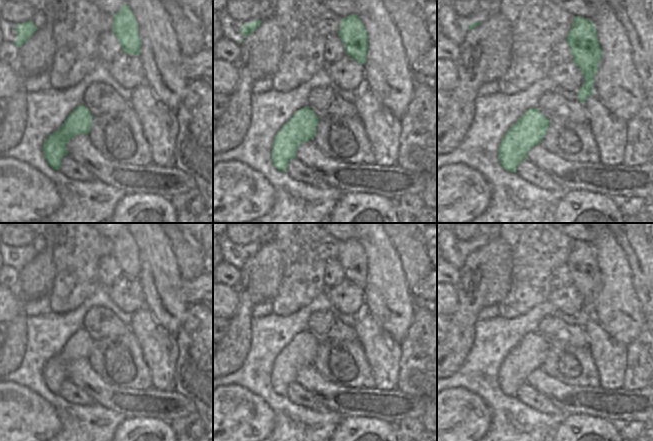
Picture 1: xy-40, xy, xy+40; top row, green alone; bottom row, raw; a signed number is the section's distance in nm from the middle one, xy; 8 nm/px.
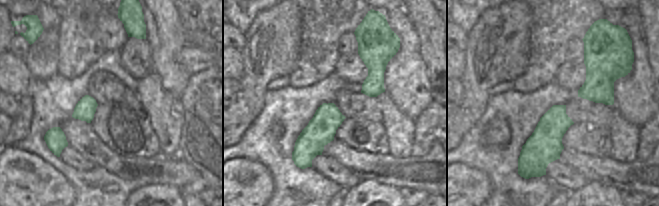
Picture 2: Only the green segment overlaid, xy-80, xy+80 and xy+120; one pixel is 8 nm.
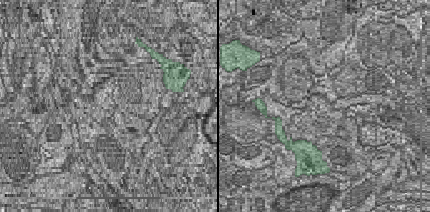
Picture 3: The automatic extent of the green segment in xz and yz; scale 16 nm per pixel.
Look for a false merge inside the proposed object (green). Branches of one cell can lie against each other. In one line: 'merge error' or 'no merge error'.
merge error

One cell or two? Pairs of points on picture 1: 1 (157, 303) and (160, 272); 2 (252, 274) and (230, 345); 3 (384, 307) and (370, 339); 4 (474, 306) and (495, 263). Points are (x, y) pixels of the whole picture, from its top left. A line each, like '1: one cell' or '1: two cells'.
1: one cell
2: one cell
3: two cells
4: one cell

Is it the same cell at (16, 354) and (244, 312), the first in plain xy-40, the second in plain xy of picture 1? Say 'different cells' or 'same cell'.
same cell

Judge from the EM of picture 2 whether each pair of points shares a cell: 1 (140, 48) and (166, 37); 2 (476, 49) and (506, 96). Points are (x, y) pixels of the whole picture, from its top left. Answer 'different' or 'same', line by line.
1: different
2: different

